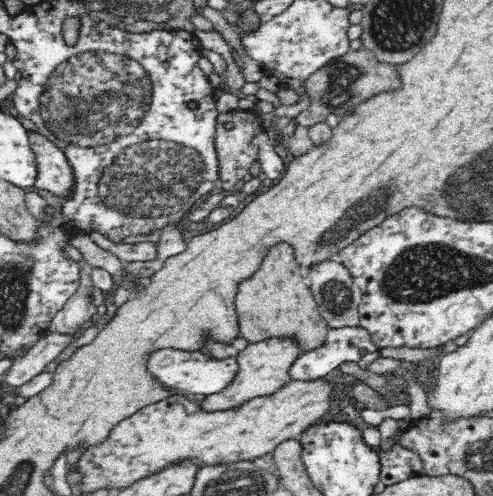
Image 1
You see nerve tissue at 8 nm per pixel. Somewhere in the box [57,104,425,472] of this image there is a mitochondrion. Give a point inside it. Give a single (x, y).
(334, 239)

